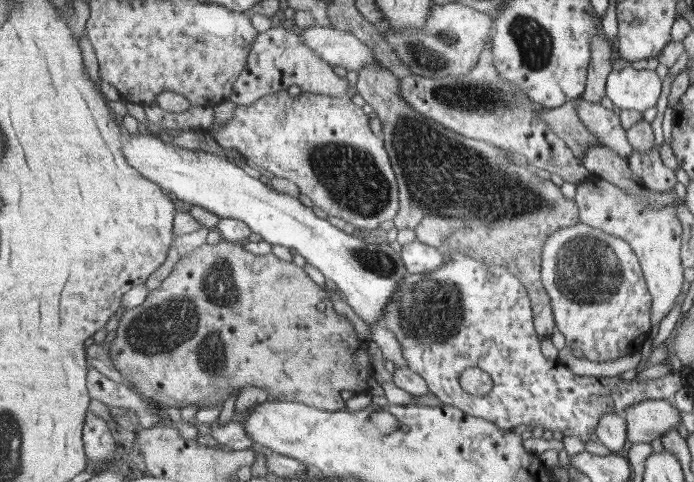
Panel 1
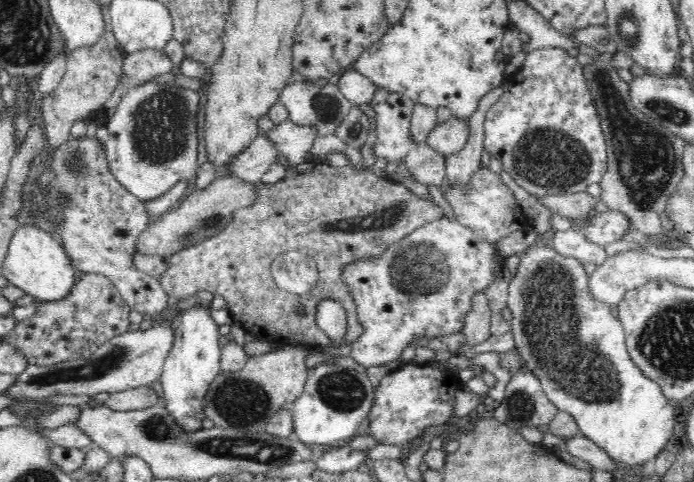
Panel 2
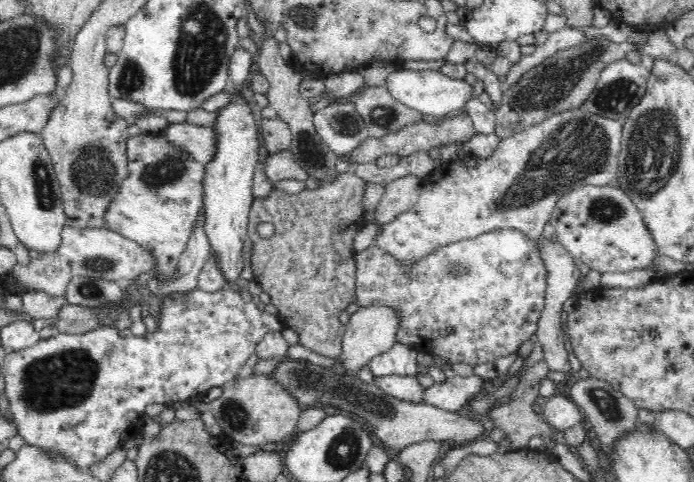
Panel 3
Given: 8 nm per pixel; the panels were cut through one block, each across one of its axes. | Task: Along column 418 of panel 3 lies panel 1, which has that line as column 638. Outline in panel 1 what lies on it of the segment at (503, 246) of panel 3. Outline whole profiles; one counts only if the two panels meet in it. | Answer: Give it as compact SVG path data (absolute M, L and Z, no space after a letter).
M581 222L555 231L555 234L547 239L547 244L544 244L543 247L543 282L552 300L557 331L565 335L567 344L570 348L582 350L585 358L595 362L617 360L618 358L640 352L644 347L644 344L648 341L651 327L653 327L653 322L651 322L651 320L654 296L648 288L648 282L646 281L646 276L642 269L641 260L638 258L638 253L634 251L627 240L623 240L620 236L605 232L603 228L593 228L590 224Z

